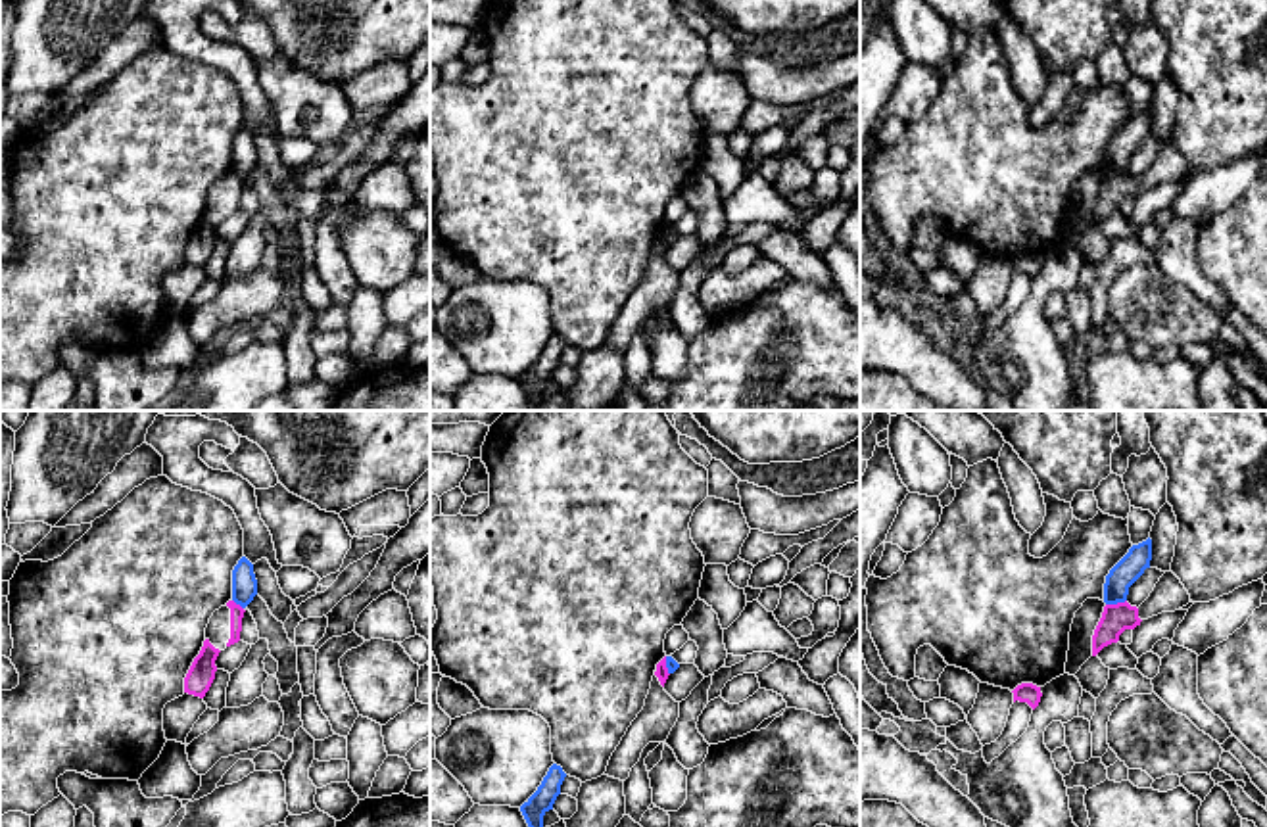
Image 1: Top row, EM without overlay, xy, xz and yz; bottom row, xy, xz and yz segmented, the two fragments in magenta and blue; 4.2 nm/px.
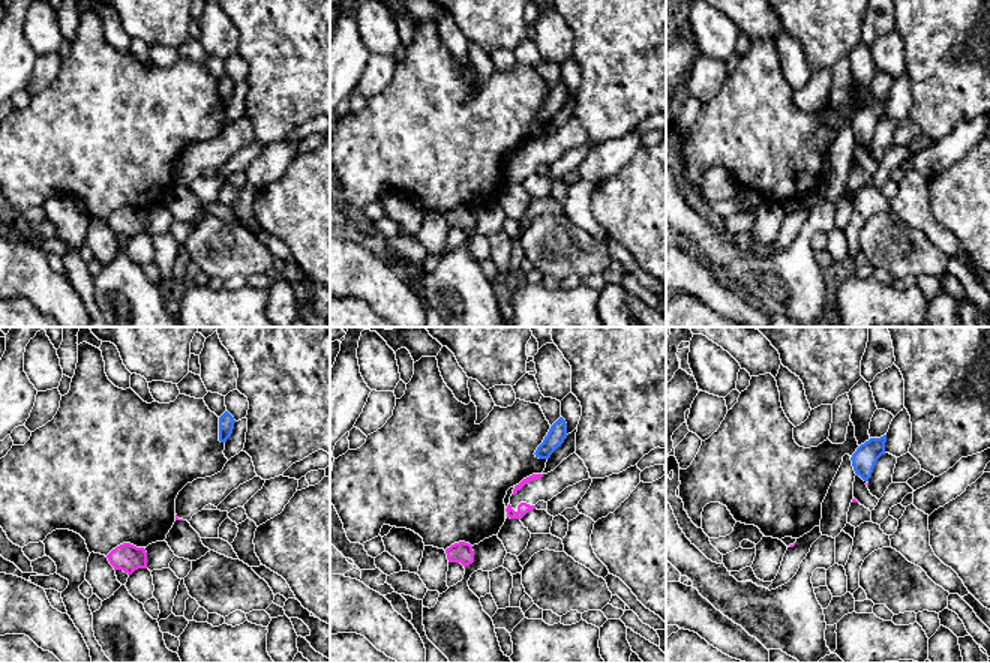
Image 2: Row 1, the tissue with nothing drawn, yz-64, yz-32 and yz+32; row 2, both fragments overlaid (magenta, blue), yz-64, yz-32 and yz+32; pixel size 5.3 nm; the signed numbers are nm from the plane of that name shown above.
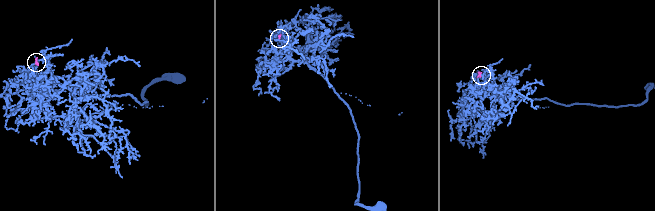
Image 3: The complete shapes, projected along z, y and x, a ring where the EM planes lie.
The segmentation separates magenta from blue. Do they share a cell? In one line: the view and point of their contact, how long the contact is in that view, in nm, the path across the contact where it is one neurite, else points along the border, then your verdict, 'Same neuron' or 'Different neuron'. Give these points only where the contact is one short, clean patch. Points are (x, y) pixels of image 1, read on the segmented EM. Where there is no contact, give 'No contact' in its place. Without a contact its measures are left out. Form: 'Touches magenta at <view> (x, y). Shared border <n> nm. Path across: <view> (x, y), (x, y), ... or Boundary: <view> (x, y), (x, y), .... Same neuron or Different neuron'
Touches magenta at yz (1118, 603). Shared border 90 nm. Boundary: yz (1125, 599), (1106, 605). Different neuron

